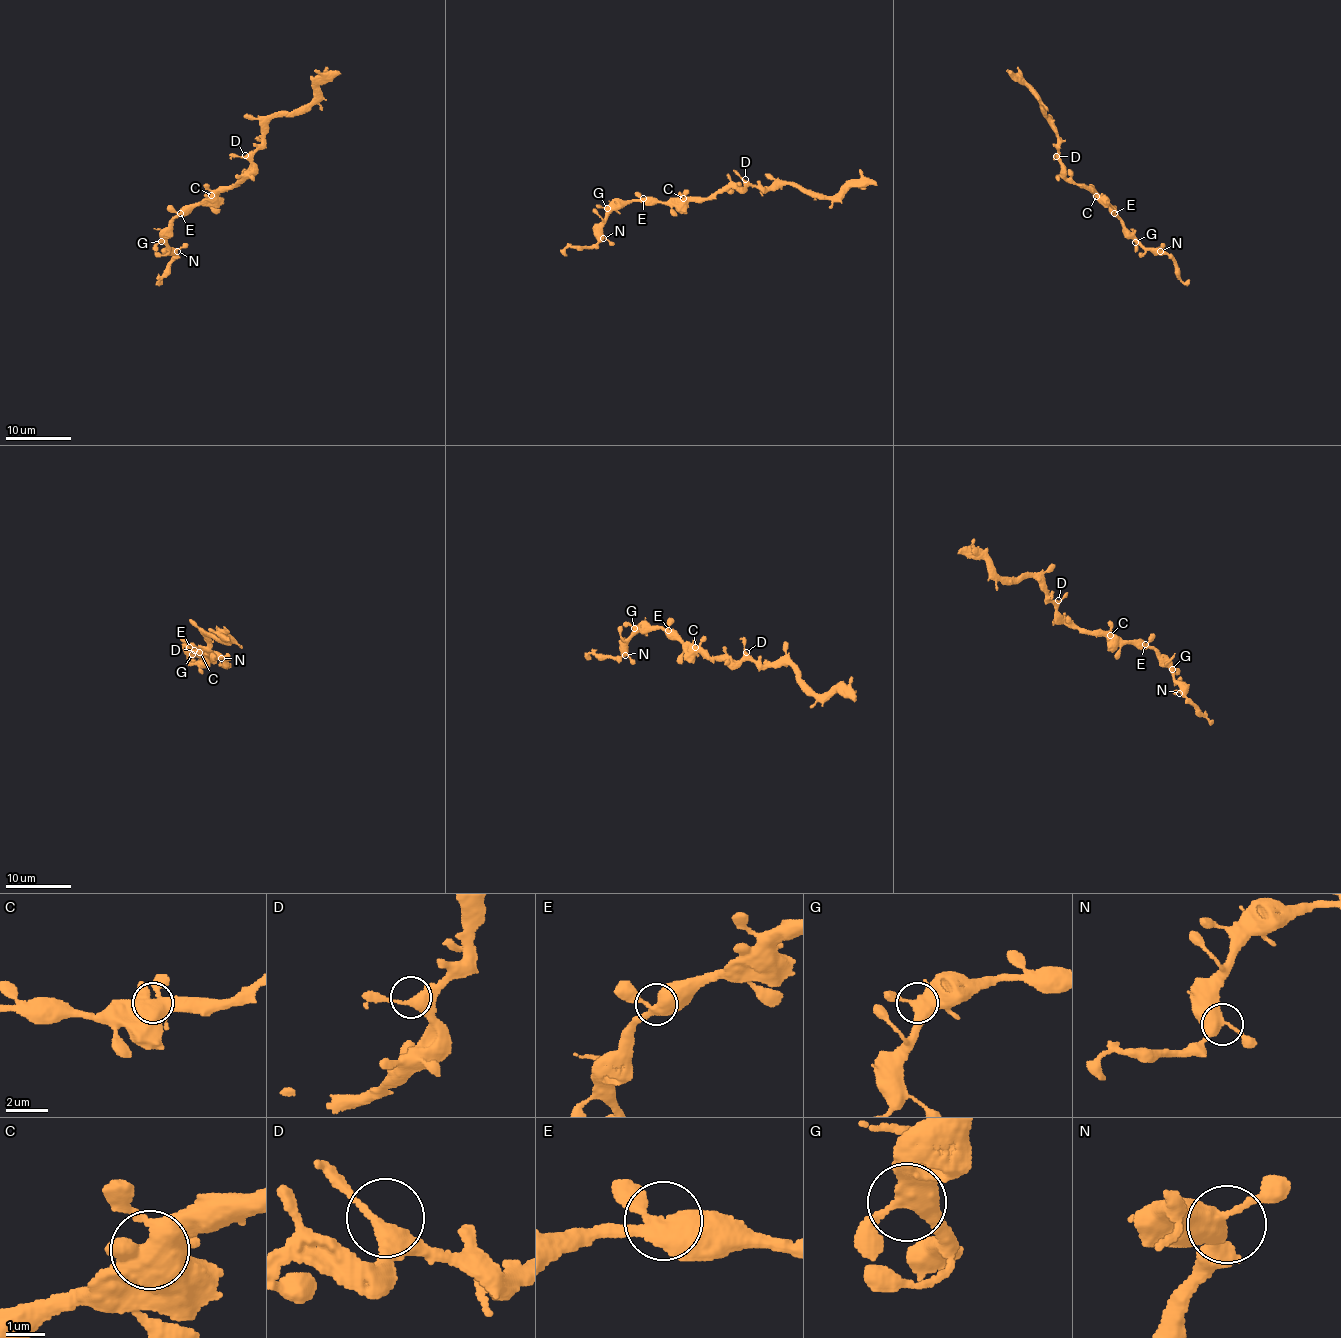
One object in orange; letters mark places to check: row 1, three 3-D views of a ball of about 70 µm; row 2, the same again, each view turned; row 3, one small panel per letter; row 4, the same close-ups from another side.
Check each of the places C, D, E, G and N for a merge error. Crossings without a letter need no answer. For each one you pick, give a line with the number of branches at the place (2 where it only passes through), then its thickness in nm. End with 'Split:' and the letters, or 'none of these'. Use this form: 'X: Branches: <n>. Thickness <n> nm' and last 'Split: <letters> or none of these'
Split: none of these

